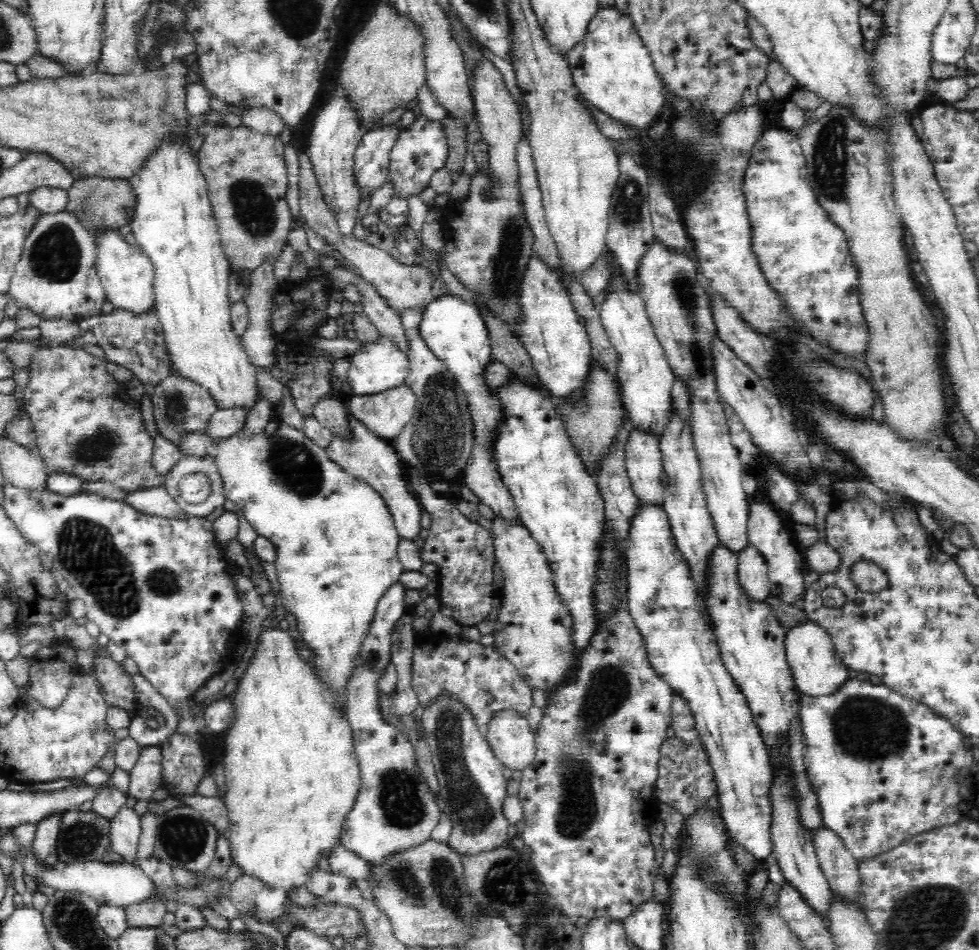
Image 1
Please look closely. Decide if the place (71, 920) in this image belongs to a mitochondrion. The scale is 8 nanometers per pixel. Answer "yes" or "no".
yes

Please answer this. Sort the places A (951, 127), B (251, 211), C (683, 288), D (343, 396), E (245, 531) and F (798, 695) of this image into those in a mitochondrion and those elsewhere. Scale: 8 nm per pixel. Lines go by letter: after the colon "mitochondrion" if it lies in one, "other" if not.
A: other
B: mitochondrion
C: mitochondrion
D: other
E: other
F: other

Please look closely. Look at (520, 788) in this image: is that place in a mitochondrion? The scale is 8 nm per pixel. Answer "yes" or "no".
no

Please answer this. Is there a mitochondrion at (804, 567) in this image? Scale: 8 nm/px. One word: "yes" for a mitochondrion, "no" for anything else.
no

